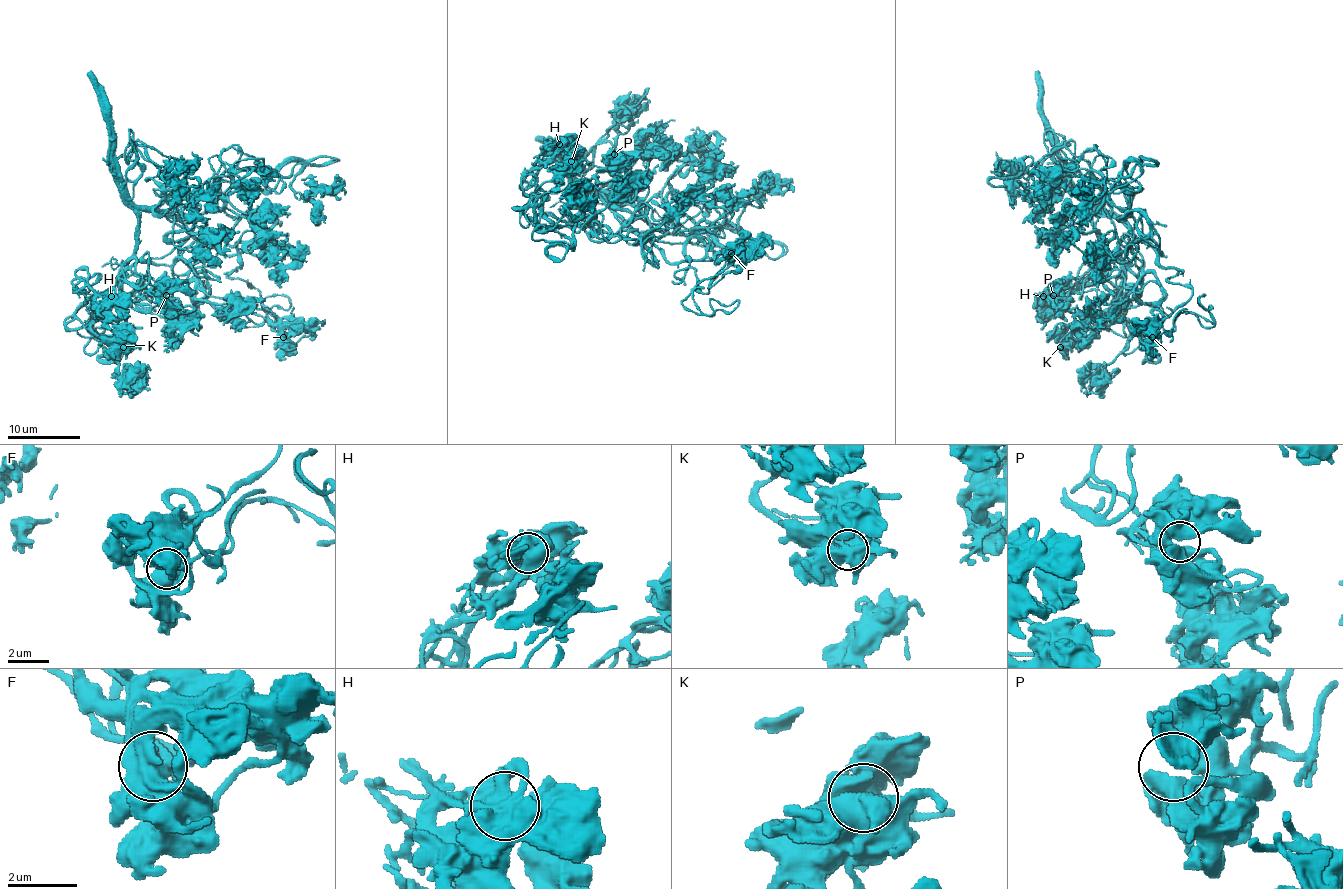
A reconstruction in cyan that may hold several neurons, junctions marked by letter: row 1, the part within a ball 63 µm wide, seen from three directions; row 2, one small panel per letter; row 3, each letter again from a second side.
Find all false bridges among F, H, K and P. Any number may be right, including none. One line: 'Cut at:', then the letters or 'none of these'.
Cut at: none of these

